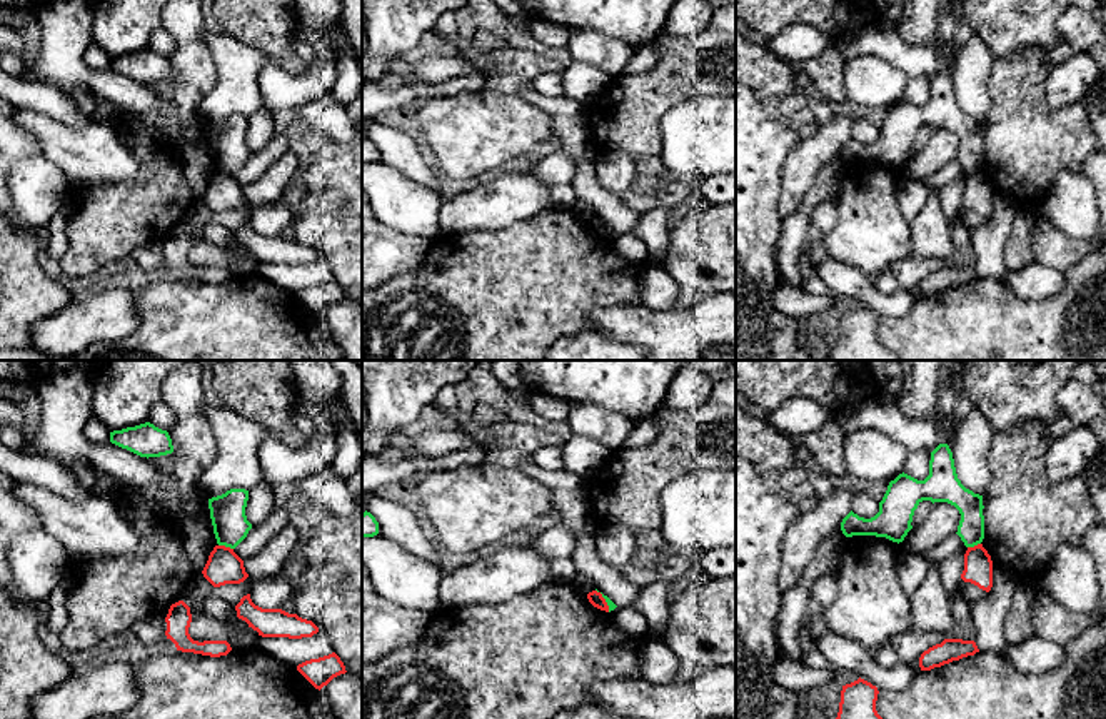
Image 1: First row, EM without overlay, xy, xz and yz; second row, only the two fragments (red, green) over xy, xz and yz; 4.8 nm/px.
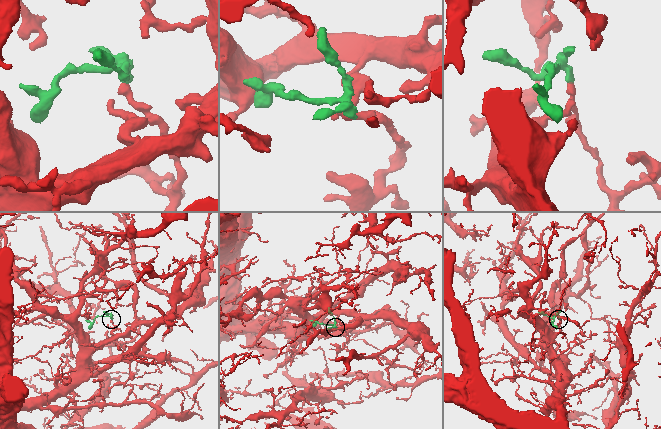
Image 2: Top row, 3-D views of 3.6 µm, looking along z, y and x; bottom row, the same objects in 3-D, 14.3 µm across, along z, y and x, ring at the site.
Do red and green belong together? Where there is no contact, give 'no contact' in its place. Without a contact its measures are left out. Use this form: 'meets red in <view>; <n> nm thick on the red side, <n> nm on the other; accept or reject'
meets red in xy; 170 nm thick on the red side, 170 nm on the other; reject

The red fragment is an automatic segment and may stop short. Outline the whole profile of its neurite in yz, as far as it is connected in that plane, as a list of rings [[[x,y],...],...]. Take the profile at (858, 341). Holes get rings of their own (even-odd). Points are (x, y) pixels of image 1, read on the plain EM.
[[[864,305],[842,312],[831,360],[897,360],[876,337],[877,314]]]

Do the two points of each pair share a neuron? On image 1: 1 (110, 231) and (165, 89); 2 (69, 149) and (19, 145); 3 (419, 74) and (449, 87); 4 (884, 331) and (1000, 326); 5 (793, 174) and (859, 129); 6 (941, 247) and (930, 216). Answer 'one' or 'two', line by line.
1: one
2: two
3: two
4: one
5: two
6: one

